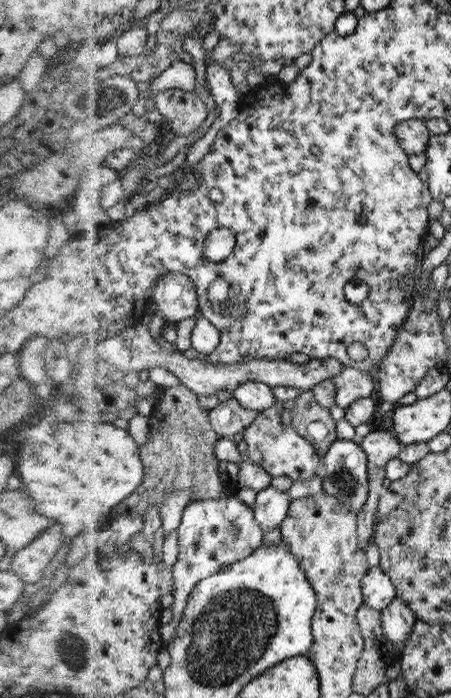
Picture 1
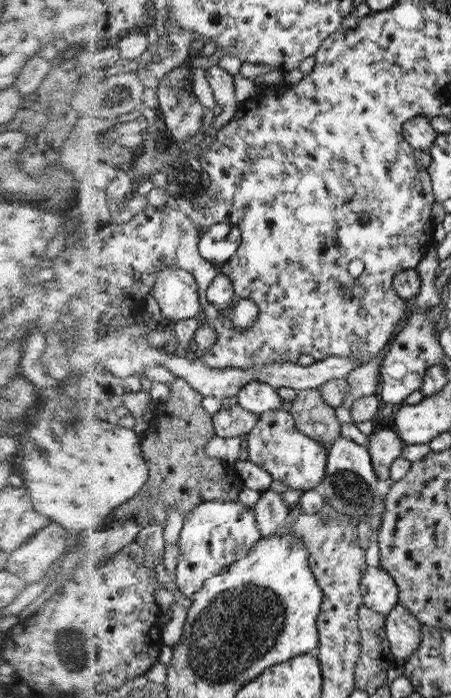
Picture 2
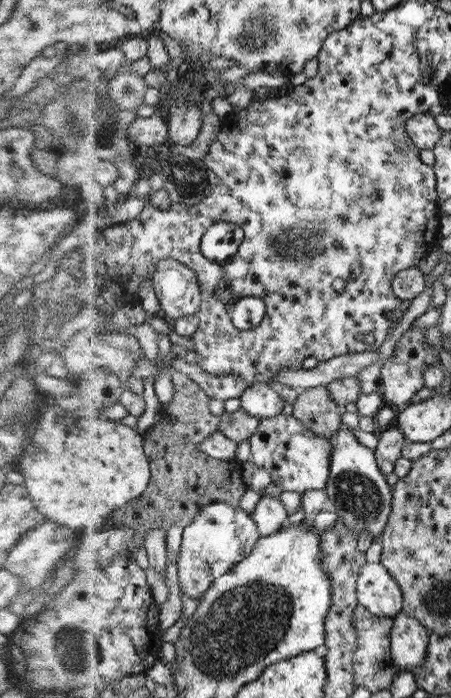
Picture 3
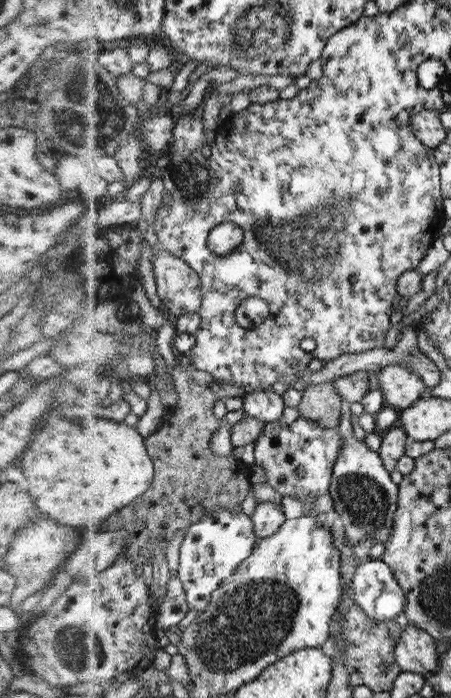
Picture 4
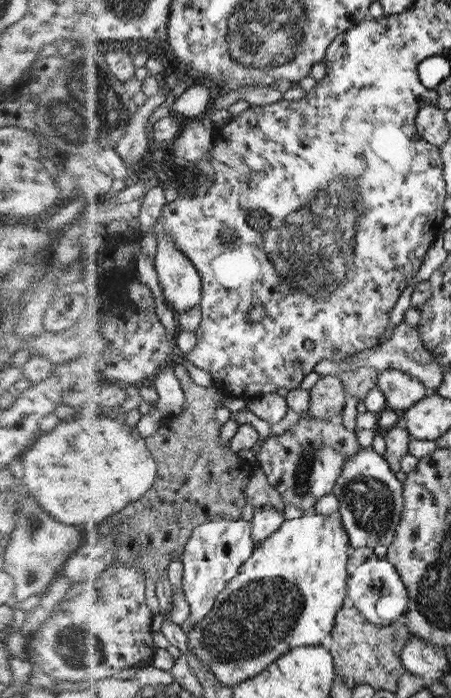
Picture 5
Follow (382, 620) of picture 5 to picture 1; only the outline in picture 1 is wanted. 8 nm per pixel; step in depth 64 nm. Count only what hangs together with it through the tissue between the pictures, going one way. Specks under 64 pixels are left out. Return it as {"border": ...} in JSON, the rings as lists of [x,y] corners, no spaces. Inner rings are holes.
{"border":[[[379,566],[370,567],[370,571],[365,574],[361,581],[361,592],[366,605],[379,611],[384,611],[397,598],[397,588],[393,585],[392,578]]]}

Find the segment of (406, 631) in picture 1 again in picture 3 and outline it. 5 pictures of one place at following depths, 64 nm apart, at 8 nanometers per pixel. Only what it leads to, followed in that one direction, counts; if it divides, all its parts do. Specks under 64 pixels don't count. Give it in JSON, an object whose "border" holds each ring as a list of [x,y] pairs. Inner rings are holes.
{"border":[[[404,610],[392,618],[391,657],[399,668],[418,668],[426,662],[429,631]]]}

